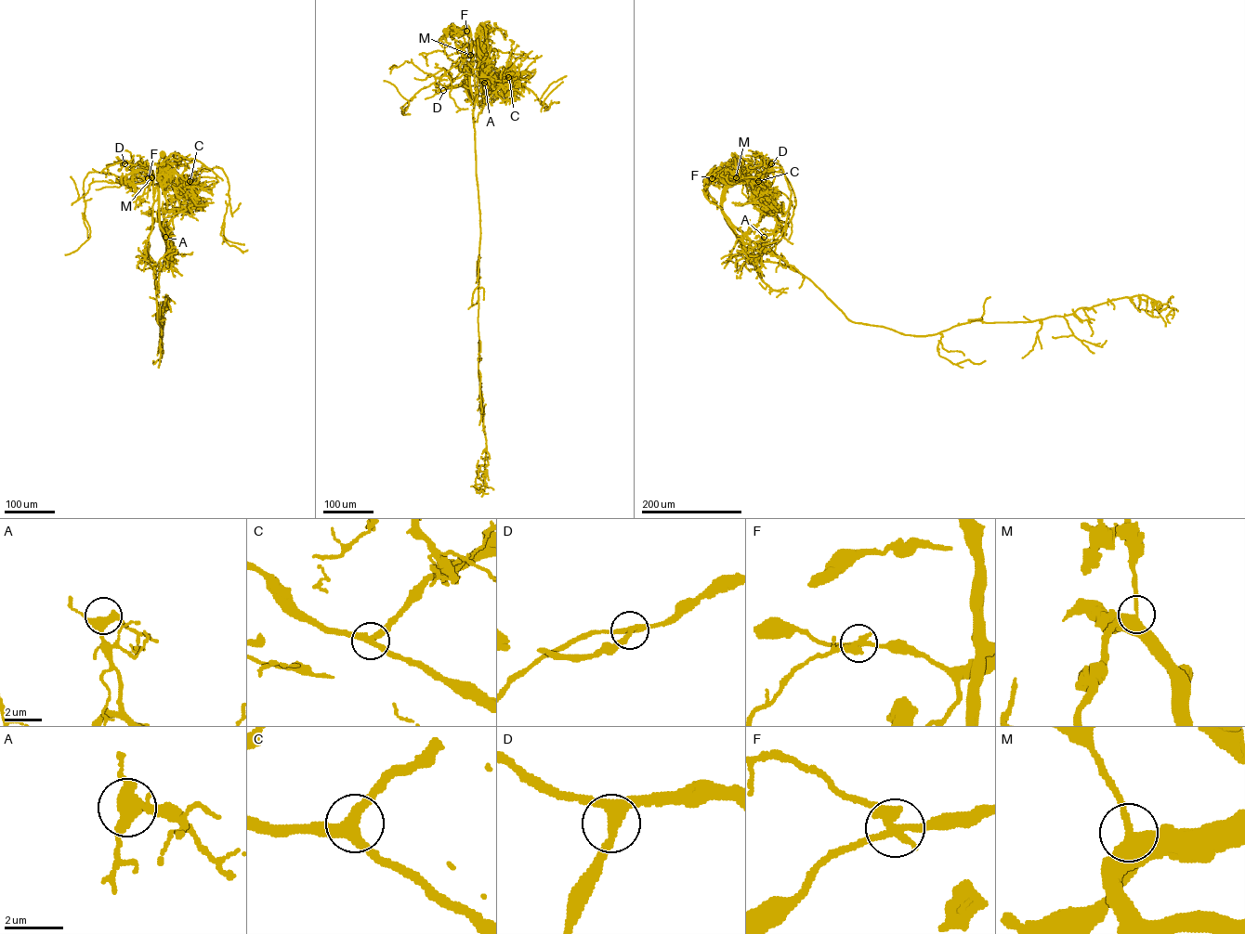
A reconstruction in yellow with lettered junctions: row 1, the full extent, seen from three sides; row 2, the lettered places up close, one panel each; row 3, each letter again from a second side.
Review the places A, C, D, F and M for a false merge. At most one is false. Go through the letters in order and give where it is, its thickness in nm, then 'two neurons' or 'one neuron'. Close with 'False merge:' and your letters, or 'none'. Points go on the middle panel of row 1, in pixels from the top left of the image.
A: (484, 83) | 380 nm | one neuron
C: (508, 77) | 320 nm | one neuron
D: (443, 90) | 280 nm | one neuron
F: (466, 31) | 320 nm | two neurons
M: (470, 55) | 400 nm | one neuron
False merge: F

